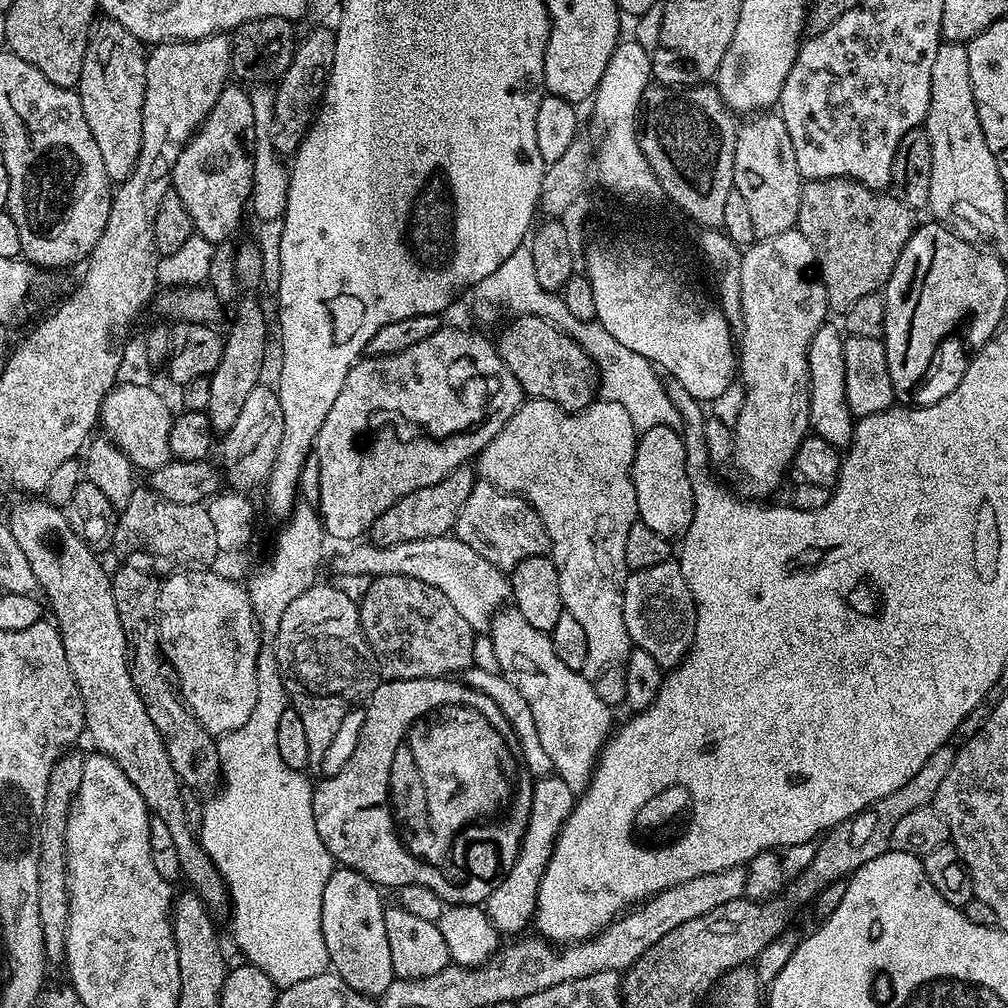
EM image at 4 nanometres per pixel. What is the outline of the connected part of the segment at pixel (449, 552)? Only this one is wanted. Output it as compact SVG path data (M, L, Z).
M454 534L439 536L438 538L426 538L414 542L398 542L398 546L378 546L371 542L356 542L348 548L336 560L335 571L339 574L368 574L373 578L378 576L409 576L418 578L446 594L446 599L466 622L470 622L473 633L484 634L489 631L492 618L509 603L512 594L512 585L509 577L498 566L486 562L478 550L470 550L466 542L462 542Z

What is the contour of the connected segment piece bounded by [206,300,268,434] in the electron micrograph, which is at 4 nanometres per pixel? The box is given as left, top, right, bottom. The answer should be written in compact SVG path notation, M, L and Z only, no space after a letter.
M244 300L236 308L236 317L232 320L224 336L224 349L218 366L208 377L210 402L206 409L213 433L223 434L234 426L238 414L242 411L250 392L262 384L260 375L264 372L264 347L268 344L268 320L264 317L264 308L256 300Z

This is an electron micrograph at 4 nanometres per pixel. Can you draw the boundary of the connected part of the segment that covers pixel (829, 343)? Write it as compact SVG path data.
M825 322L810 338L808 347L808 373L810 374L810 406L808 407L808 423L815 435L826 438L835 448L844 450L851 445L854 417L846 402L846 364L844 358L845 333Z

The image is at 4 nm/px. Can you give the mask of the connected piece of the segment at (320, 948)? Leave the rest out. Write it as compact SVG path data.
M264 642L261 643L260 653L256 659L256 673L258 674L258 702L254 706L254 710L250 713L250 718L246 718L246 722L242 722L242 726L238 726L238 730L233 732L228 732L226 735L219 737L216 742L216 749L218 750L218 758L220 759L220 779L222 783L219 785L218 791L215 794L217 796L209 795L208 801L204 804L204 813L200 816L200 828L198 824L198 835L200 837L200 845L206 850L206 854L214 862L214 866L222 874L222 878L228 883L228 898L230 901L230 913L232 912L232 940L234 943L240 947L240 952L245 961L249 964L253 964L258 970L262 970L265 974L269 976L271 980L276 983L277 989L283 990L294 986L294 982L302 982L305 978L318 978L318 974L329 971L330 965L328 963L328 951L326 950L326 938L322 938L322 890L326 890L326 882L330 878L334 867L334 861L330 853L326 850L326 846L322 842L322 838L318 838L318 830L316 829L316 819L314 818L314 806L312 805L312 794L314 791L313 781L307 780L307 775L304 772L295 772L290 770L290 766L286 766L286 762L282 762L282 757L278 755L278 722L282 719L282 714L290 706L290 701L288 698L288 693L284 690L284 683L280 677L280 671L278 670L278 658L276 657L276 649L271 643Z

